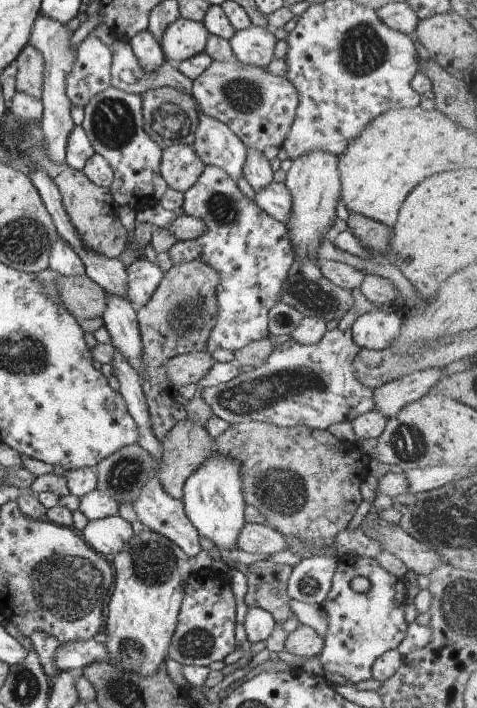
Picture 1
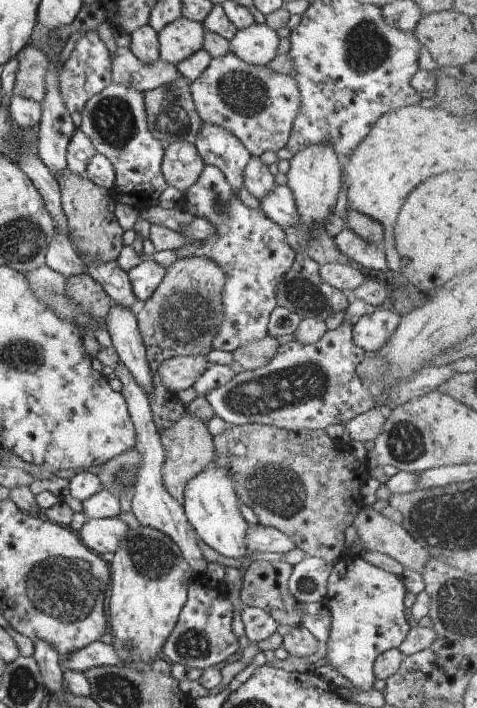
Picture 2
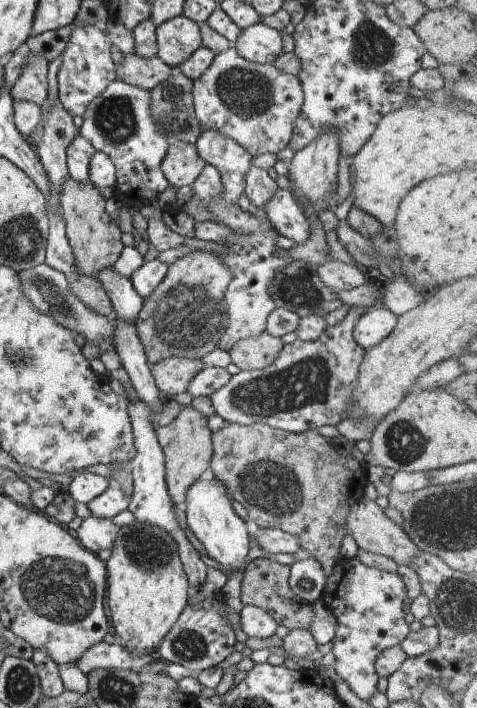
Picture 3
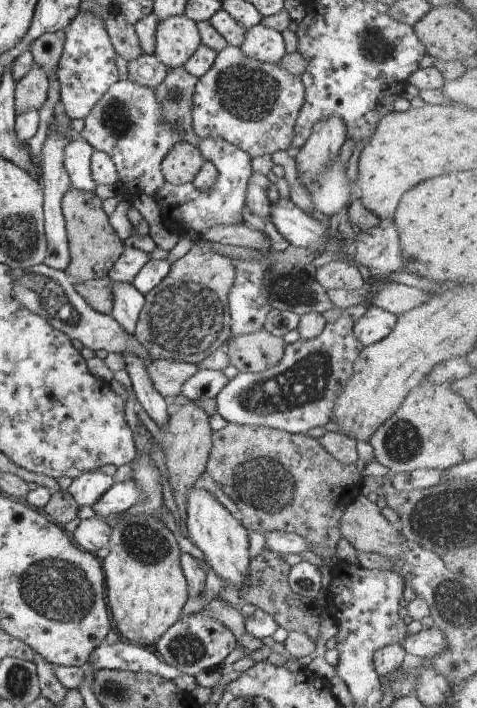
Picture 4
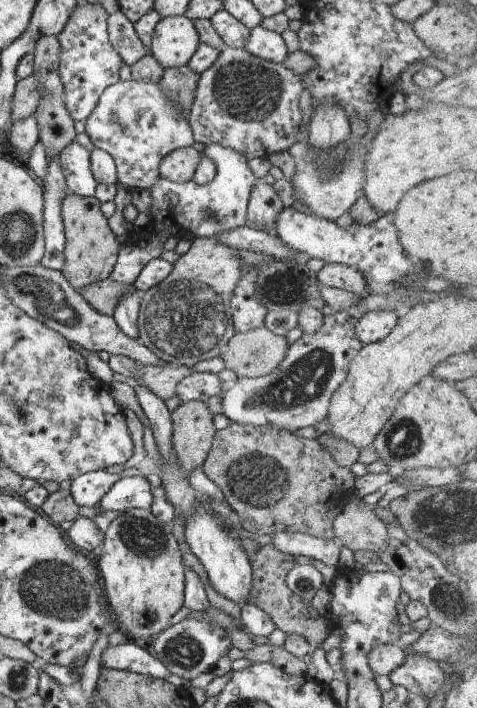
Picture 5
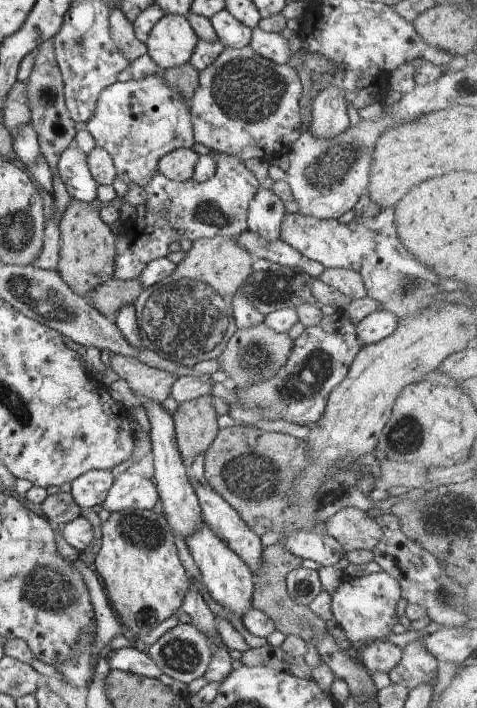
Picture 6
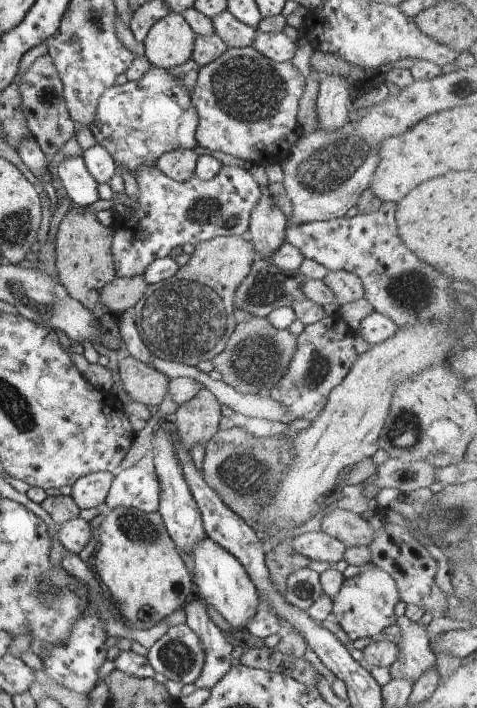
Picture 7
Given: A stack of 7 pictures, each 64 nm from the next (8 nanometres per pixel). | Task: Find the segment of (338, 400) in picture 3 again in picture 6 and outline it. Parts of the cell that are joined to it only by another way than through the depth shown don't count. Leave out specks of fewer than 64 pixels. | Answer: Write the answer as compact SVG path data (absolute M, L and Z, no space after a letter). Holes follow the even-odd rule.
M338 308L333 315L322 315L320 324L305 329L299 338L293 342L288 360L280 371L266 380L249 384L246 388L235 388L236 402L229 404L229 416L241 418L246 424L254 424L256 420L274 420L282 418L285 421L300 425L315 426L324 414L329 394L347 375L354 357L362 348L362 344L355 333L355 325L345 310Z

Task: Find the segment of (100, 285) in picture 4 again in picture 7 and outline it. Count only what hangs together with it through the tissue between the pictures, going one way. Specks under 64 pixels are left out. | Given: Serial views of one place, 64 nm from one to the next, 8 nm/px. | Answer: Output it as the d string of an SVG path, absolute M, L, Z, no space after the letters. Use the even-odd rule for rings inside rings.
M143 275L133 277L115 276L105 287L102 287L100 300L104 309L115 313L133 310L138 300L142 298L147 287Z

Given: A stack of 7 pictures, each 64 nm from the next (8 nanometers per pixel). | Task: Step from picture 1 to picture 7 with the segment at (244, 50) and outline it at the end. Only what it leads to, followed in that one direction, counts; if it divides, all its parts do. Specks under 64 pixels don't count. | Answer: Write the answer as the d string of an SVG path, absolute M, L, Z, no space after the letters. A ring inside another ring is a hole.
M257 29L254 42L251 45L259 53L277 63L292 61L297 49L297 44L283 31L279 33L265 33L260 29Z

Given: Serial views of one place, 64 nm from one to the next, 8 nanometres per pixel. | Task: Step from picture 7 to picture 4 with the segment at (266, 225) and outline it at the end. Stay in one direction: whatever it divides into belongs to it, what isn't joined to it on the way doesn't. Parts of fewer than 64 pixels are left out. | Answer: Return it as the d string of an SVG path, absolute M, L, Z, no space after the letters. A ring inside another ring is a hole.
M252 171L245 198L245 203L251 213L270 216L272 205L278 204L279 200L276 183L272 183L266 175Z

